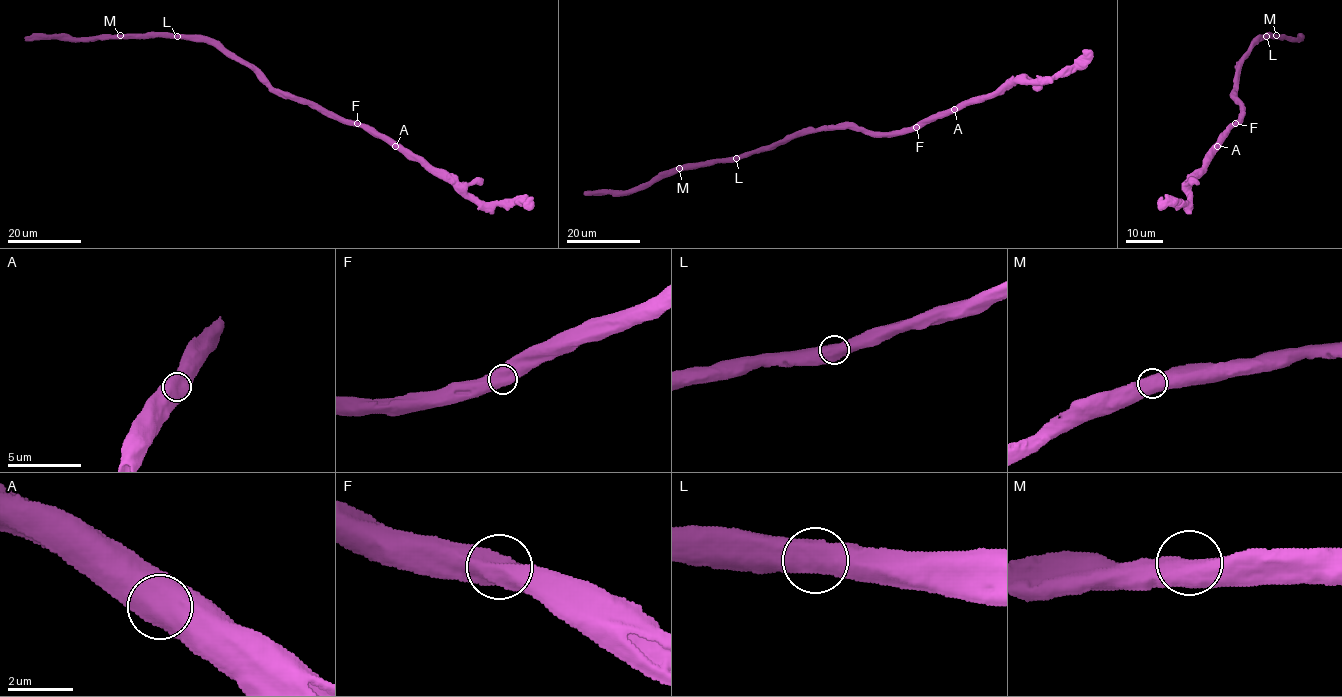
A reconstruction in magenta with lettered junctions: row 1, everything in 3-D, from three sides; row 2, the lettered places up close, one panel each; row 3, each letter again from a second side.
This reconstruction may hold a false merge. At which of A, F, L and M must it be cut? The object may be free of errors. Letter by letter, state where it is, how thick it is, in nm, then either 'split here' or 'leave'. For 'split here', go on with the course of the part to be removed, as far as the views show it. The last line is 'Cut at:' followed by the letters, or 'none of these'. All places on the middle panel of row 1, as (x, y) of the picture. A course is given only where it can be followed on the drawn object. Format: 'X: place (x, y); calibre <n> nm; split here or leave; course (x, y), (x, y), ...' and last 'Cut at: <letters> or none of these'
A: place (954, 109); calibre 800 nm; leave
F: place (916, 127); calibre 800 nm; leave
L: place (736, 158); calibre 750 nm; leave
M: place (679, 168); calibre 750 nm; leave
Cut at: none of these

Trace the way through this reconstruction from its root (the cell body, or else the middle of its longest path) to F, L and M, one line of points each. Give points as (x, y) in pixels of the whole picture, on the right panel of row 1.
F: (1235, 95), (1240, 101), (1240, 117), (1235, 123)
L: (1235, 95), (1237, 66), (1248, 50), (1266, 36)
M: (1235, 95), (1239, 63), (1262, 36), (1276, 35)

